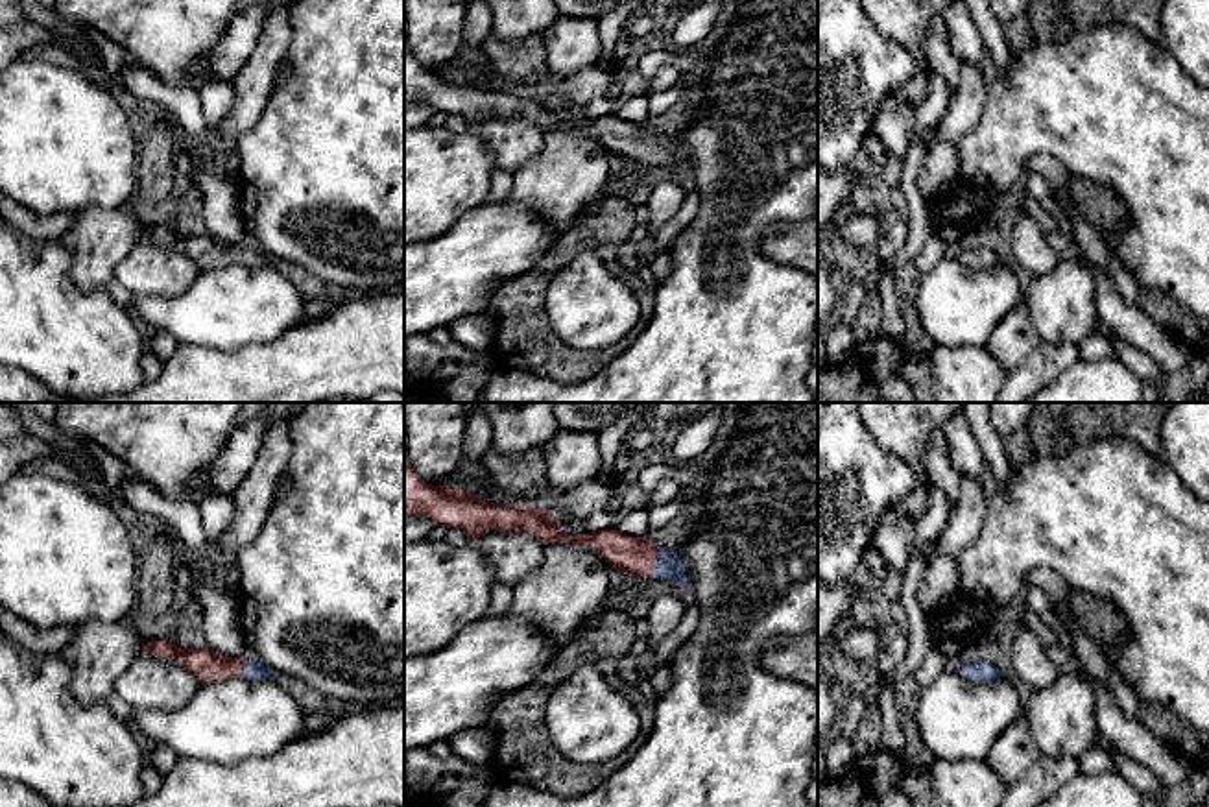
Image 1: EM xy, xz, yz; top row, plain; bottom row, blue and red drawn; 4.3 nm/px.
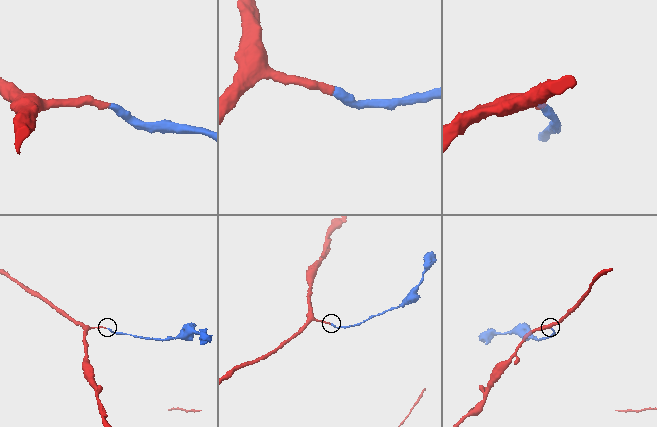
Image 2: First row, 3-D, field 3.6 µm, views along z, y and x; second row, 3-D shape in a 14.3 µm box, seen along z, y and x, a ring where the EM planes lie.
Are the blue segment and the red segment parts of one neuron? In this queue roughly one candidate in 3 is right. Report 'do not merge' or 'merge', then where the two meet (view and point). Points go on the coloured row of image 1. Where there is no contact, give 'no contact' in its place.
merge | xz (658, 562)

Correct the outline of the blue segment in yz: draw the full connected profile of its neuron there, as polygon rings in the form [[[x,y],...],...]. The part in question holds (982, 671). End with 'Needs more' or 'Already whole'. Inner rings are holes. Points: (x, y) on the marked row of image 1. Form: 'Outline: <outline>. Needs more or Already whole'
Outline: [[[976,661],[964,663],[958,674],[976,683],[993,683],[1000,676],[1000,670],[989,661]]]. Already whole

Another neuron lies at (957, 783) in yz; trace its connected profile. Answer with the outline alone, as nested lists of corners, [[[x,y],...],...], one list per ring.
[[[932,759],[928,768],[934,807],[999,807],[1006,785],[986,761]]]

